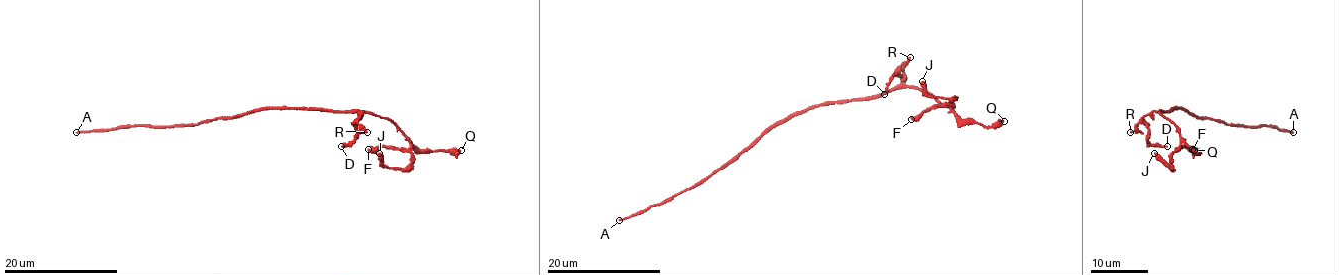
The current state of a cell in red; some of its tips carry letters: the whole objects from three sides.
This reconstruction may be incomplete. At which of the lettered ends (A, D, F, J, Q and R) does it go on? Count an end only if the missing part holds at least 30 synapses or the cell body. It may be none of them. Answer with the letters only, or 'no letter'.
A

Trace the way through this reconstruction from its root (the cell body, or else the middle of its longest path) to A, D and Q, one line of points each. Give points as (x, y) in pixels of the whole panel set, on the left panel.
A: (268, 109), (220, 116), (197, 125), (120, 126), (76, 132)
D: (268, 109), (357, 110), (360, 116), (355, 137), (341, 146)
Q: (268, 109), (372, 112), (387, 117), (418, 149), (461, 150)

